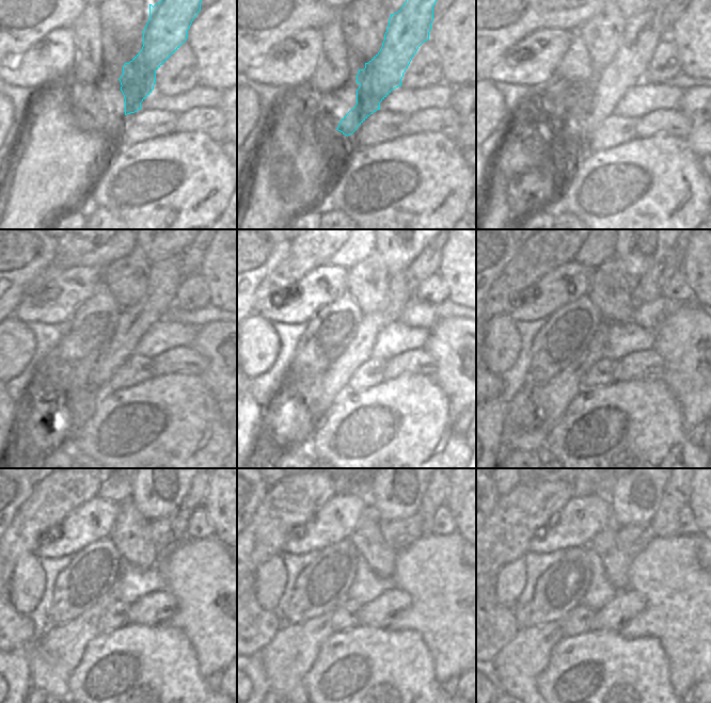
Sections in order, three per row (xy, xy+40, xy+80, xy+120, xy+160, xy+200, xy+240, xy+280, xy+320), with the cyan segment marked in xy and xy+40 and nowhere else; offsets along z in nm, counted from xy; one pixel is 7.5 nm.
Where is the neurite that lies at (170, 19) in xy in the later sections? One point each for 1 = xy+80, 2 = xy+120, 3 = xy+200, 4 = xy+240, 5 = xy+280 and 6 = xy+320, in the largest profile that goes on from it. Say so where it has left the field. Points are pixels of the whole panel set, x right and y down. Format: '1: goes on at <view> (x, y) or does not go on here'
1: goes on at xy+80 (644, 32)
2: goes on at xy+120 (164, 277)
3: goes on at xy+200 (551, 399)
4: goes on at xy+240 (51, 658)
5: goes on at xy+280 (291, 653)
6: goes on at xy+320 (518, 665)

